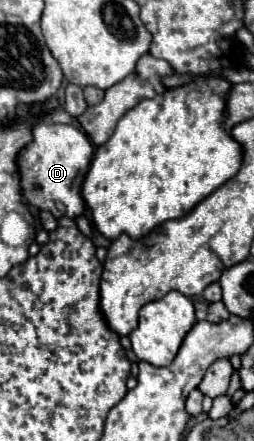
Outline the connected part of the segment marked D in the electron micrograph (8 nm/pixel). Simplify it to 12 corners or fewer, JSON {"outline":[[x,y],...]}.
{"outline":[[38,122],[18,156],[24,202],[82,216],[94,144]]}

